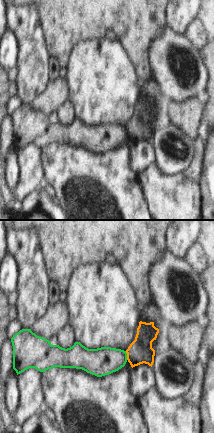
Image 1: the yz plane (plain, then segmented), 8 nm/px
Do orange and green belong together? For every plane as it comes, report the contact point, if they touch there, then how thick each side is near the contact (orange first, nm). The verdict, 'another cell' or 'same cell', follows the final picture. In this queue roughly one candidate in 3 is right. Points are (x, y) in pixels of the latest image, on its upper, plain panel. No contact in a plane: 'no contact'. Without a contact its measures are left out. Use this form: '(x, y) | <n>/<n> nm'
(127, 131) | 200/220 nm

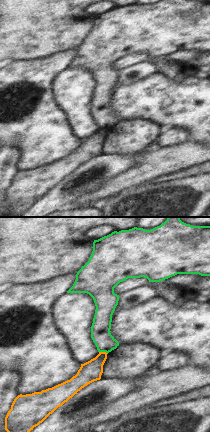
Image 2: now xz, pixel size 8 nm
(103, 128) | 170/160 nm

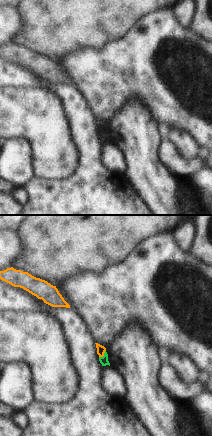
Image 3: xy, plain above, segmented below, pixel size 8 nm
(103, 131) | 70/70 nm

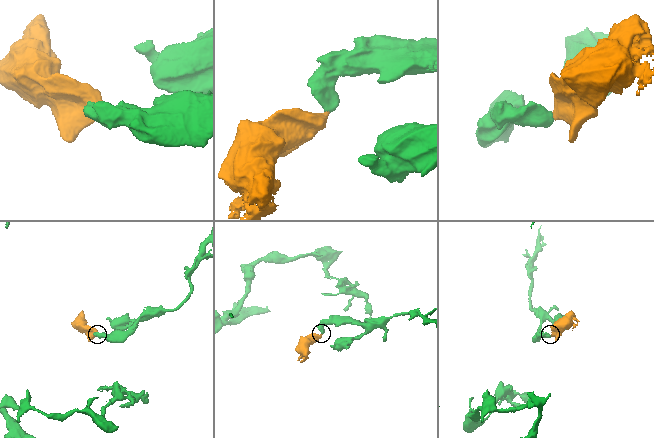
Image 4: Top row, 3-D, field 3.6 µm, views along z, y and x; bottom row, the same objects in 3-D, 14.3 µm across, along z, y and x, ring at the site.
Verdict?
another cell

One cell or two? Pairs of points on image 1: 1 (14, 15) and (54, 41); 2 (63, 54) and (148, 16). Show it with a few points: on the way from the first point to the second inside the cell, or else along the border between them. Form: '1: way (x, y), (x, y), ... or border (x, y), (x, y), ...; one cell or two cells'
1: border (38, 11), (43, 38), (50, 56); two cells
2: way (79, 31), (94, 16), (125, 16); one cell

